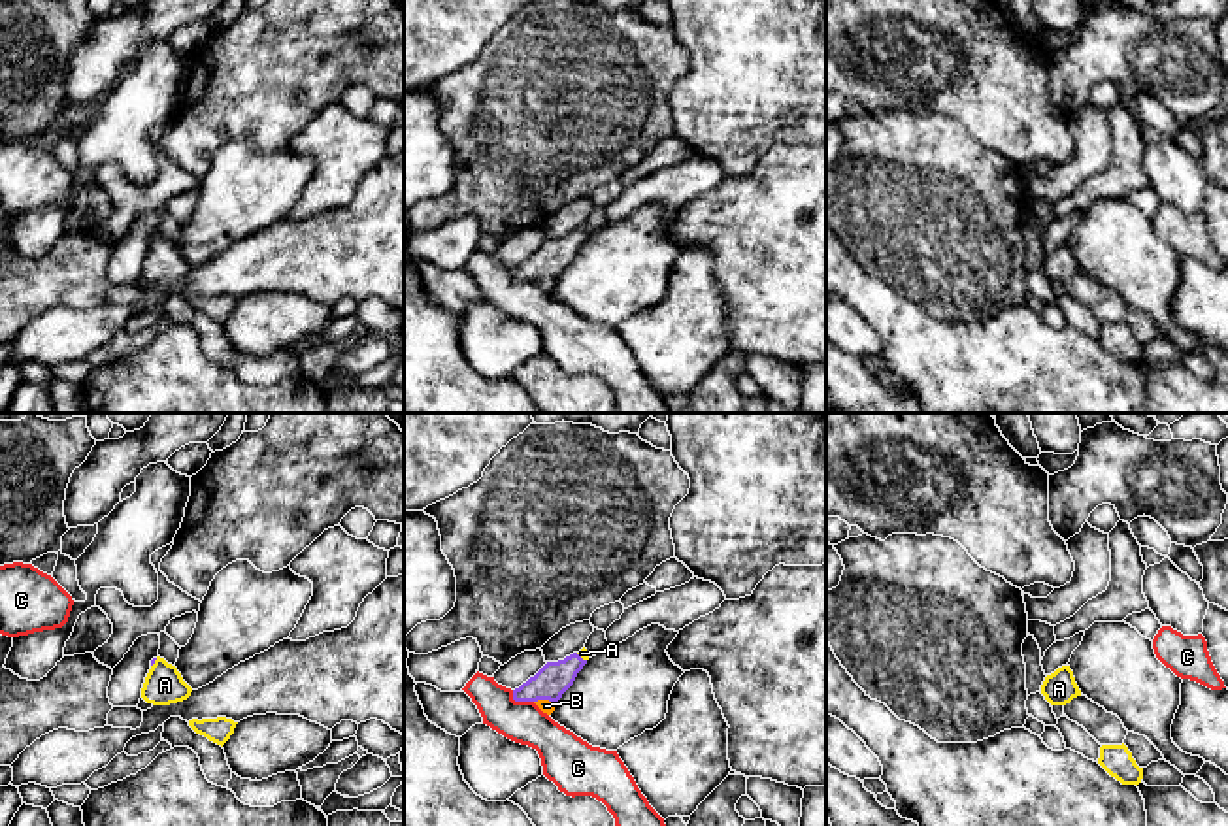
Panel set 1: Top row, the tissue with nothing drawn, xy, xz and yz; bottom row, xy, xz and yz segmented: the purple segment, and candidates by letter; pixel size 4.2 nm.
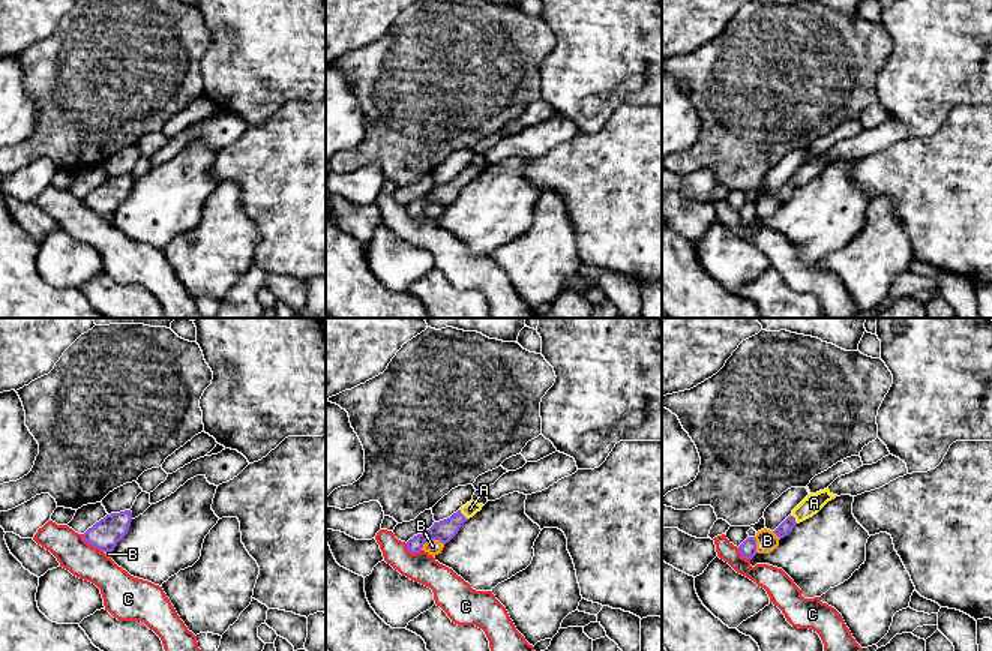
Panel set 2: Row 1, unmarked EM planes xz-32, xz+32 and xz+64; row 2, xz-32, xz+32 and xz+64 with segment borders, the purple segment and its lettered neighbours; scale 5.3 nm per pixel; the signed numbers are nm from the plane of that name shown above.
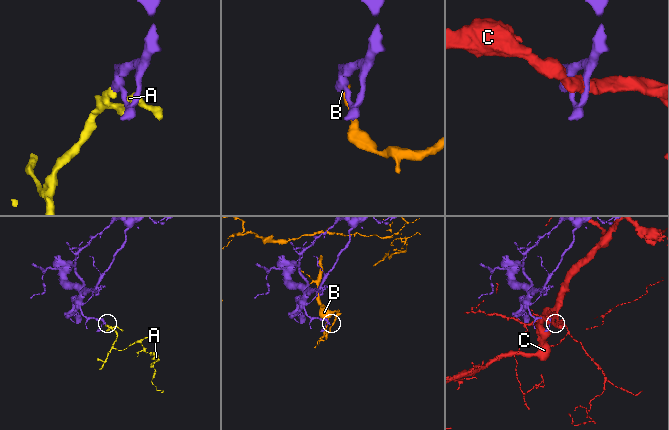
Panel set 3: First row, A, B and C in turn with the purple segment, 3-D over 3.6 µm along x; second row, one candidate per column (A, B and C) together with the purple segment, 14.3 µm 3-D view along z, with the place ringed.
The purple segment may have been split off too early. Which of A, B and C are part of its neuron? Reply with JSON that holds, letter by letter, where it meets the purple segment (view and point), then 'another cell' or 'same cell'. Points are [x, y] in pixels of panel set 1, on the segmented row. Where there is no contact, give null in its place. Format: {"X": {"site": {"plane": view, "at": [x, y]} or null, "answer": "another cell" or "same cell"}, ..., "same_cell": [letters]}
{"A": {"site": {"plane": "xz", "at": [580, 657]}, "answer": "same cell"}, "B": {"site": {"plane": "xz", "at": [544, 698]}, "answer": "another cell"}, "C": {"site": {"plane": "xz", "at": [519, 700]}, "answer": "another cell"}, "same_cell": ["A"]}

